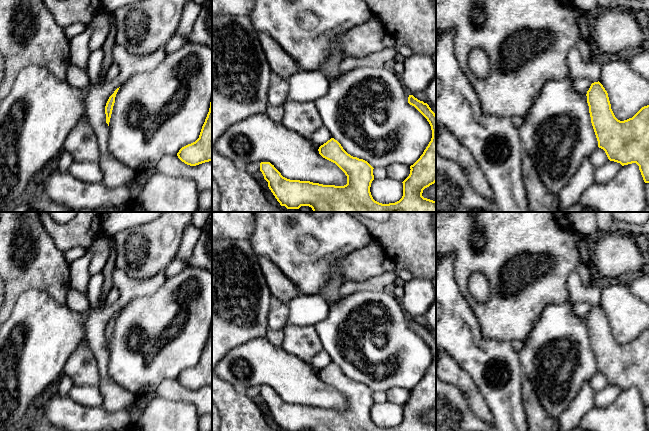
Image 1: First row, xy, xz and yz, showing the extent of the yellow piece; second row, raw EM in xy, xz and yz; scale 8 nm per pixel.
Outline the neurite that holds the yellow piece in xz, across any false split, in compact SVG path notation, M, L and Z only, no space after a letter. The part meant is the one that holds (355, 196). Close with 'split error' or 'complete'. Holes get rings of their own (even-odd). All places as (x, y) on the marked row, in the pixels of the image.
M409 95L408 103L427 119L431 126L432 138L420 158L410 166L410 174L402 182L403 196L399 201L389 204L375 201L370 192L371 183L374 180L374 168L367 161L348 154L337 140L331 138L321 145L318 151L323 158L335 163L345 173L347 184L344 186L290 180L283 177L270 162L260 163L260 171L280 205L287 209L309 206L313 212L436 212L436 201L422 196L423 190L436 182L436 114L427 103L413 95Z; complete

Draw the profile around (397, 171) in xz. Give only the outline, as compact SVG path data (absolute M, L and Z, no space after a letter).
M399 163L386 167L386 176L403 182L410 174L410 166Z

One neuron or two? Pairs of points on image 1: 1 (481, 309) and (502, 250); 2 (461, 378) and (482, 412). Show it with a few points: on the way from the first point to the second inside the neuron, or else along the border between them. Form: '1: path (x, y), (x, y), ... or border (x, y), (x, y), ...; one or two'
1: path (494, 297), (496, 274), (500, 265); one
2: path (467, 386), (477, 404); one

